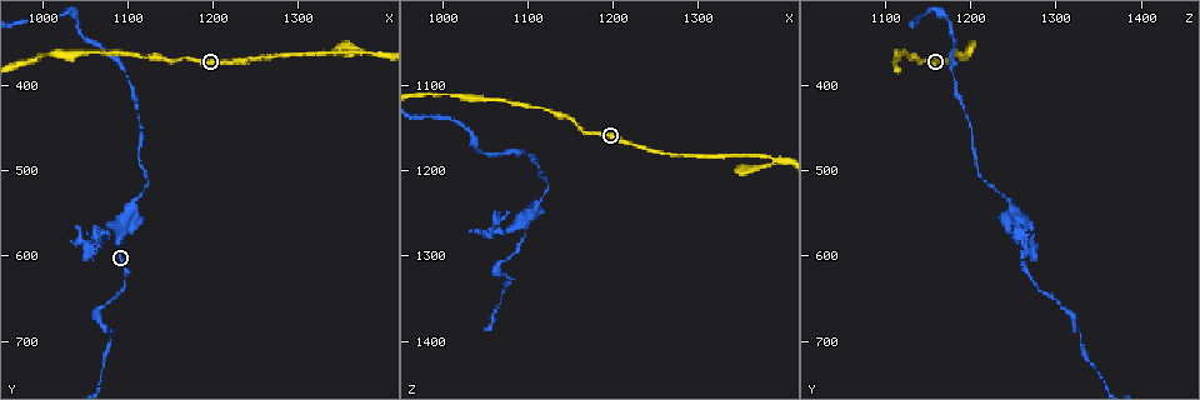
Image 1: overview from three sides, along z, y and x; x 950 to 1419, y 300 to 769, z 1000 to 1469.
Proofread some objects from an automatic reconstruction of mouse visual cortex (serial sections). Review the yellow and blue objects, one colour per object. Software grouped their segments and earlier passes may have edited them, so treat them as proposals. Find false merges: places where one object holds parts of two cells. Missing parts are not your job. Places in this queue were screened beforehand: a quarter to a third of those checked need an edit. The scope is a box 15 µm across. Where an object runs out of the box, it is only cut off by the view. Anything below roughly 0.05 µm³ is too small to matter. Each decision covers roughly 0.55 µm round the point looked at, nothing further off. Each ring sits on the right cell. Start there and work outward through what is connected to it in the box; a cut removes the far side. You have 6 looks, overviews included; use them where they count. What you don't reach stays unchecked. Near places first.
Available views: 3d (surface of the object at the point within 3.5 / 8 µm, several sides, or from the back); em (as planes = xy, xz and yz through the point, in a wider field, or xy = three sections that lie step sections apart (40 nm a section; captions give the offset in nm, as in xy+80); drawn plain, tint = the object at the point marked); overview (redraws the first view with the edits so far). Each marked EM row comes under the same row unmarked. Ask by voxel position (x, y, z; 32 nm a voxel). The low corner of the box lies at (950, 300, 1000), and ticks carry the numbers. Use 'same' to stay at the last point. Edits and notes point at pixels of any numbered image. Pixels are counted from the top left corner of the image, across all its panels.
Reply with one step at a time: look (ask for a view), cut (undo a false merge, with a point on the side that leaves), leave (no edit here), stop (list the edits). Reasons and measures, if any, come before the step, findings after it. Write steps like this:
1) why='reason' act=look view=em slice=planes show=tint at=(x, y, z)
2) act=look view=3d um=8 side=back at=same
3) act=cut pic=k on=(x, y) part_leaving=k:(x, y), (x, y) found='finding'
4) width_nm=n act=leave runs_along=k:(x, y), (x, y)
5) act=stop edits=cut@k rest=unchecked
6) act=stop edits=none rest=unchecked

act=look view=3d um=8 at=(1385, 360, 1185)

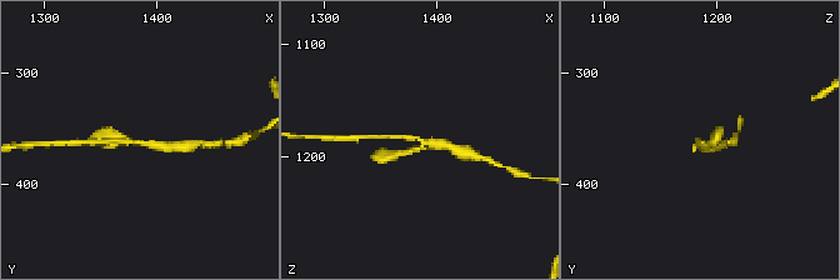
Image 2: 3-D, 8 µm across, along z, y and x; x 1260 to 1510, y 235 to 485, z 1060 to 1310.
arms=3 arm_widths_nm=150,250,300 act=look view=em slice=xy step=1 show=tint at=(1390, 362, 1188)

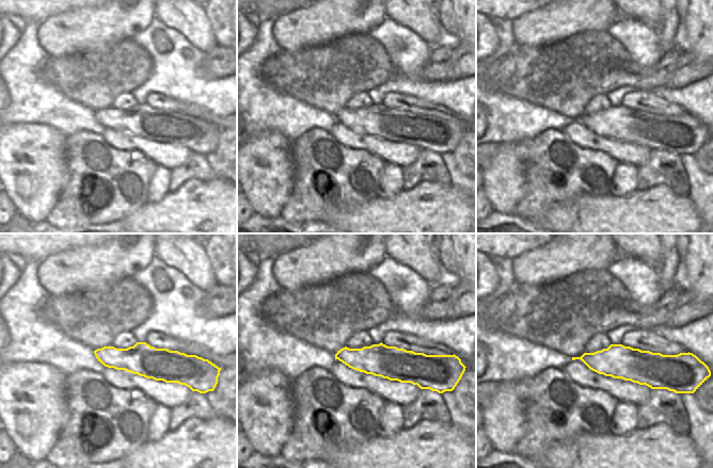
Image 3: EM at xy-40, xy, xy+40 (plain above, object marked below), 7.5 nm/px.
width_nm=240 act=cut pic=2 on=(394, 154) part_leaving=2:(423, 146), (374, 159) found='two cells meet here'

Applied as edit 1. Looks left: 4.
why='sharp bend' act=look view=3d um=3.5 at=(1070, 570, 1270)

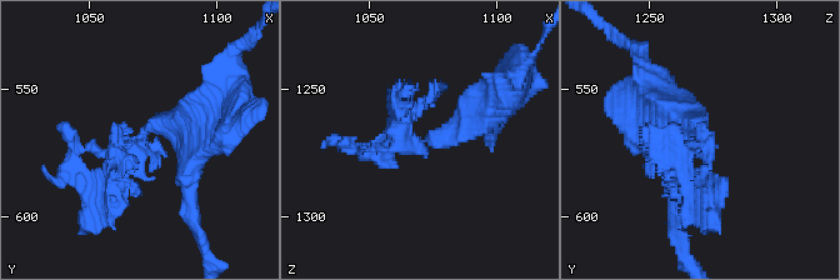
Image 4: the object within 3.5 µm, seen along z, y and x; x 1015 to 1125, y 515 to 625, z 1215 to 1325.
why='need the tissue' act=look view=em slice=xy step=5 show=tint at=(1073, 567, 1270)

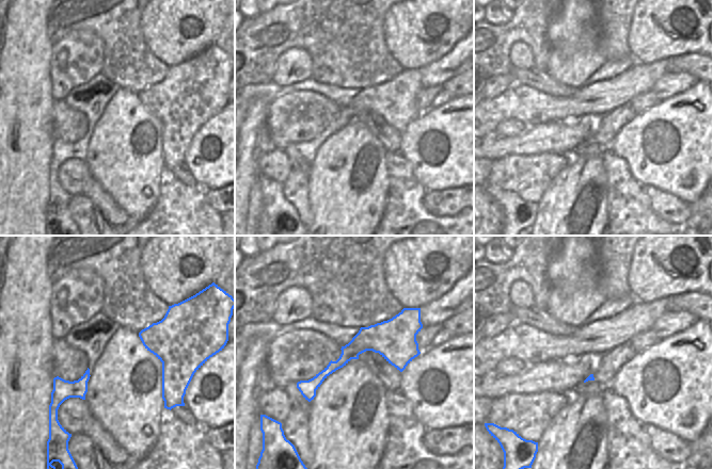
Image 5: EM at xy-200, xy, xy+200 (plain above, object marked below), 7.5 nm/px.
act=cut pic=4 on=(145, 151) border=5:(351, 340), (353, 352), (358, 355) found='two cells meet here'

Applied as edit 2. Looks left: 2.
act=stop edits=cut@2,cut@4 rest=unchecked

